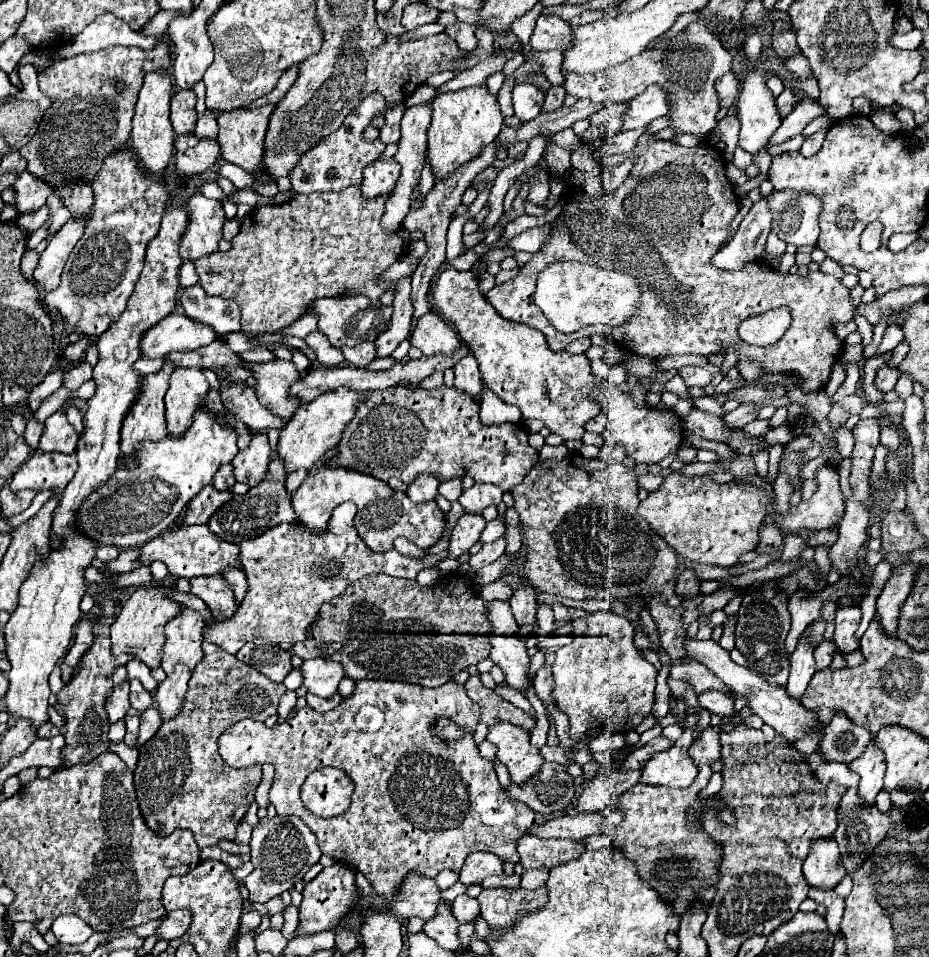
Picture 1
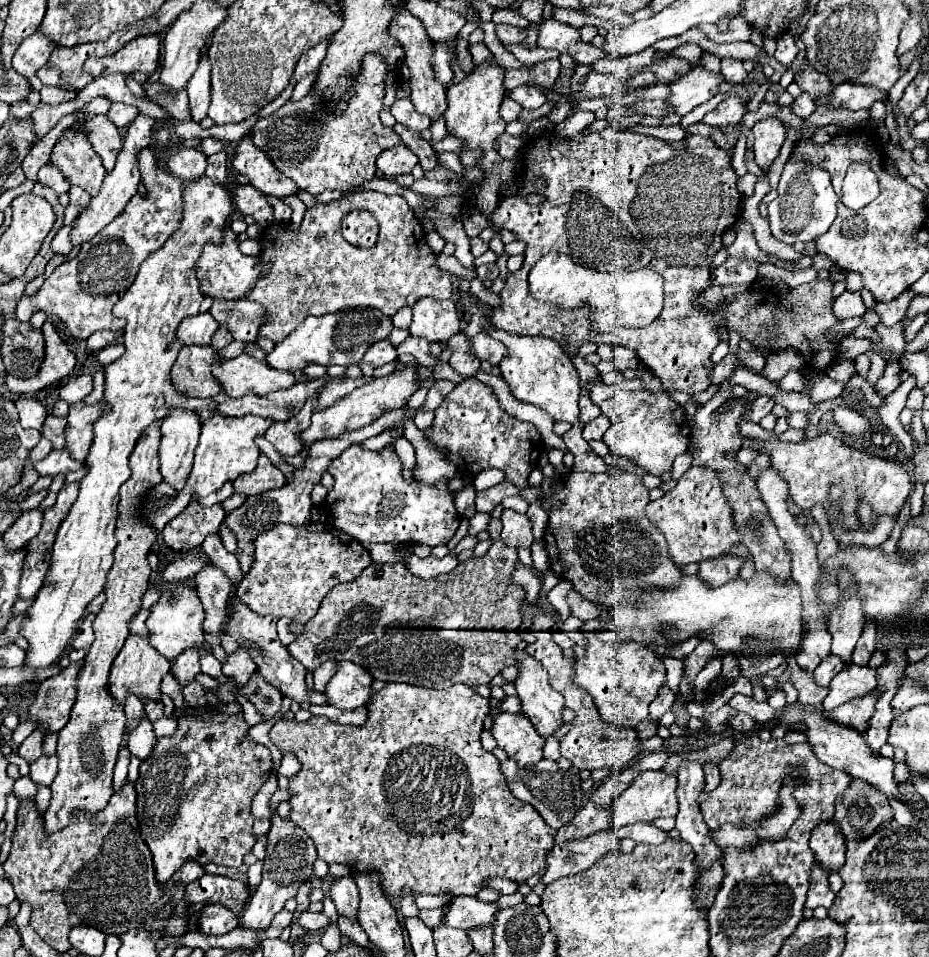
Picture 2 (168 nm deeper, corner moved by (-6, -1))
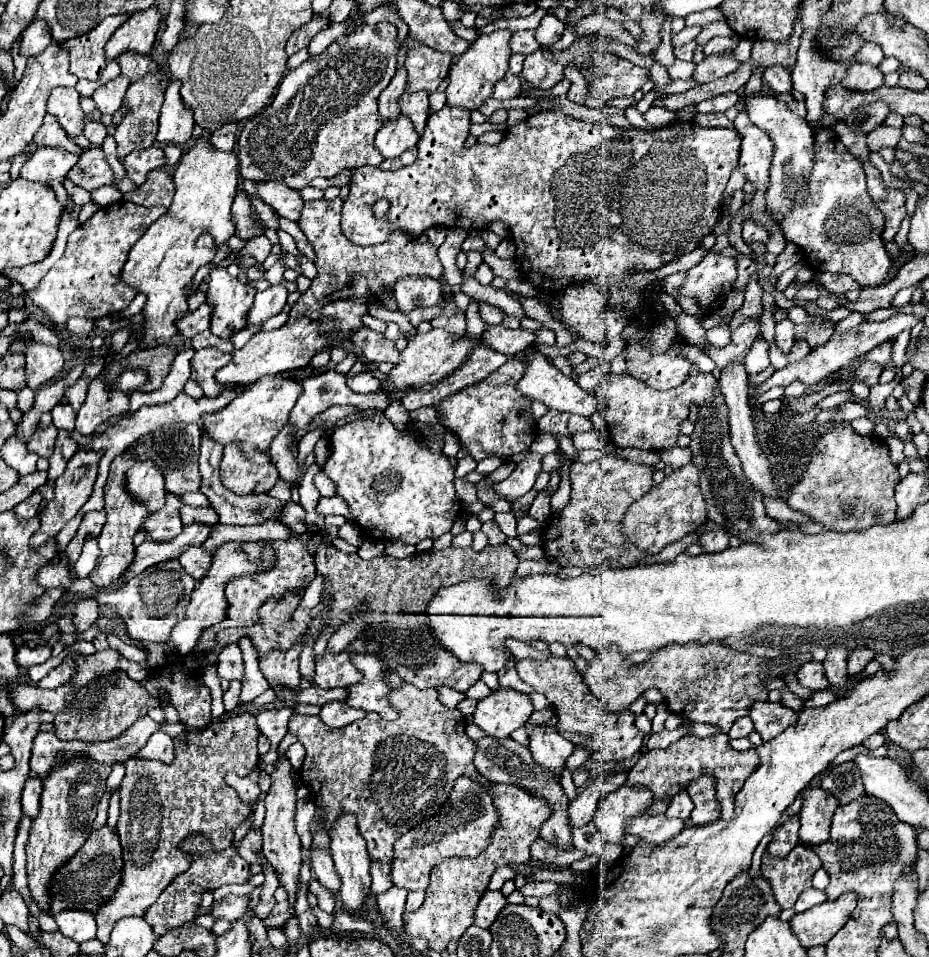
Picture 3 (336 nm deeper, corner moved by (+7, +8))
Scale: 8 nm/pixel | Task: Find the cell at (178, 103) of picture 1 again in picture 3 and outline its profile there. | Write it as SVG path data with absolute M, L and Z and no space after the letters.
M126 52L124 56L116 58L116 62L118 62L120 68L122 68L122 76L130 78L132 82L134 82L136 78L142 78L146 72L148 72L148 74L156 74L156 76L160 74L158 64L156 64L154 60L148 60L148 58L144 58L144 56L136 56L136 54L132 54L132 52Z

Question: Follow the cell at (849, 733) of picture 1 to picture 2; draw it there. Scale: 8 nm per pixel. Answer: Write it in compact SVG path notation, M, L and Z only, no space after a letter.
M859 665L845 667L831 681L829 695L823 701L823 709L829 713L837 705L843 705L845 701L867 695L871 689L875 689L875 685L877 685L875 679L877 679L877 673L871 667L859 667Z

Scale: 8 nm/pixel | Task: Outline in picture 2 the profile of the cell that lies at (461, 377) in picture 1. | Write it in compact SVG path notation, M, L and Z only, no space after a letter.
M461 331L461 333L457 333L457 337L451 337L451 339L447 341L447 347L449 347L449 351L451 351L449 365L451 365L457 373L465 375L467 379L473 377L473 375L477 373L477 369L479 369L479 359L473 357L471 339Z

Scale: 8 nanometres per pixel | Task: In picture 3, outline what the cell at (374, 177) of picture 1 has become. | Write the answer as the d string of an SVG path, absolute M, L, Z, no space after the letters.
M400 116L394 122L384 122L378 130L374 146L384 158L398 158L404 150L416 148L420 136L414 132L412 122L406 116Z

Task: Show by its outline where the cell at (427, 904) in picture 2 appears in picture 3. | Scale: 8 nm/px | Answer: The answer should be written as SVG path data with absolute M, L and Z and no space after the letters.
M462 776L462 780L456 780L454 784L450 800L436 816L408 830L396 840L392 882L408 892L426 890L430 868L448 858L478 856L478 852L488 846L488 838L492 834L492 828L496 826L496 820L496 808L492 806L492 798L488 796L488 792L484 792L484 788L476 788L476 784Z

